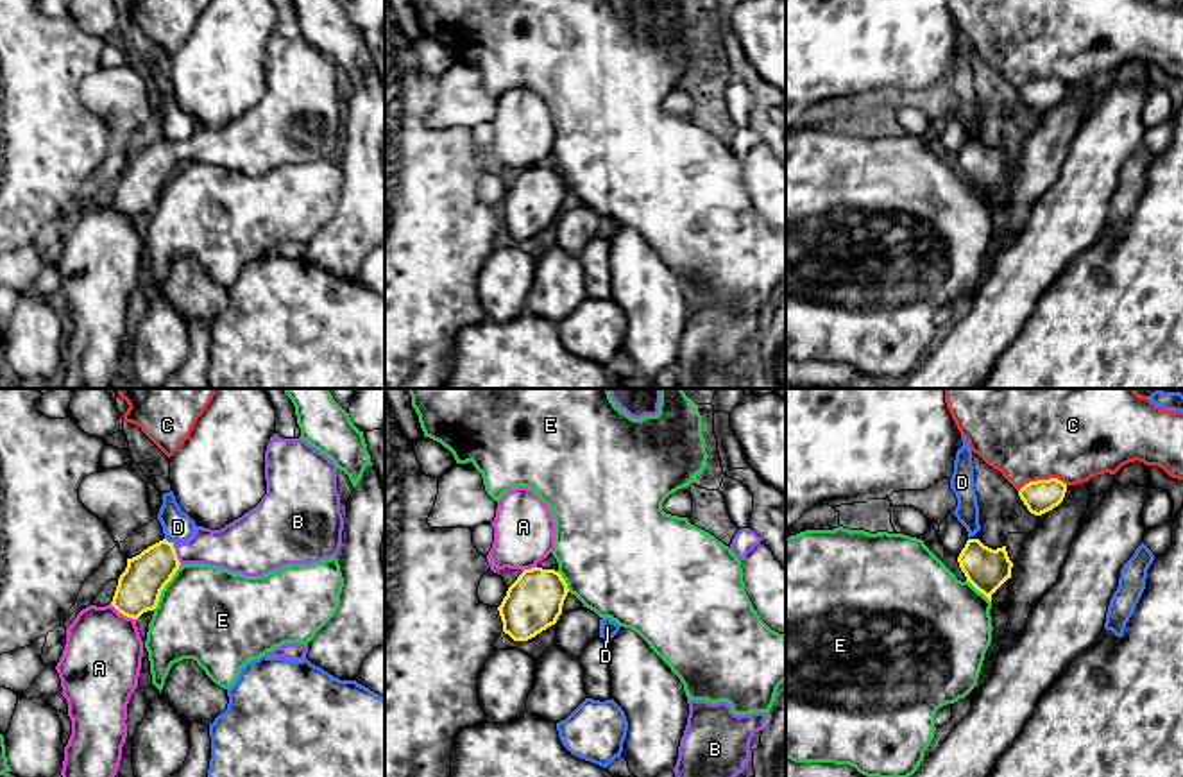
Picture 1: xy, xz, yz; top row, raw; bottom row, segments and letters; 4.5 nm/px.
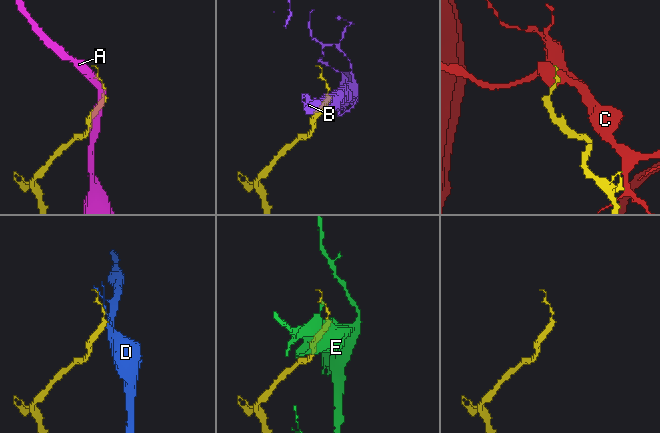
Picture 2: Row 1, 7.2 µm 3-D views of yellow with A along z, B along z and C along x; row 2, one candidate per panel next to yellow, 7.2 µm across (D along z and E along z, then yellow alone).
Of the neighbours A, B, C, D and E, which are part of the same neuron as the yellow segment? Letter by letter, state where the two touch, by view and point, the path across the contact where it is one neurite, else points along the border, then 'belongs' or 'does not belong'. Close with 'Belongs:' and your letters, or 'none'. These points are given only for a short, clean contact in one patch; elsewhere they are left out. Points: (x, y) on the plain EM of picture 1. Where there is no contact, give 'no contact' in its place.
A: contact xy (122, 212); does not belong
B: contact xy (176, 153); way xy (140, 185), (176, 153), (199, 147), (231, 147); belongs
C: contact yz (1042, 79); border yz (1067, 83), (1056, 77), (1037, 77), (1019, 90); does not belong
D: contact xy (167, 140); does not belong
E: contact xy (163, 187); border xy (179, 163), (153, 208); does not belong
Belongs: B

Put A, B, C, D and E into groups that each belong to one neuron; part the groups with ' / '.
A / B / C / D / E

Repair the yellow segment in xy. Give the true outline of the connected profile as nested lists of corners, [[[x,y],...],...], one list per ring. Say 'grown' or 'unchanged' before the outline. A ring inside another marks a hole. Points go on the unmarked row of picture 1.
grown | [[[274,32],[265,50],[267,93],[261,100],[220,129],[195,125],[193,134],[184,141],[163,138],[140,154],[127,158],[127,166],[118,177],[111,204],[132,218],[154,209],[161,190],[183,163],[208,163],[245,175],[263,175],[281,165],[311,163],[336,156],[344,129],[336,70],[329,56],[301,36],[283,38]]]

